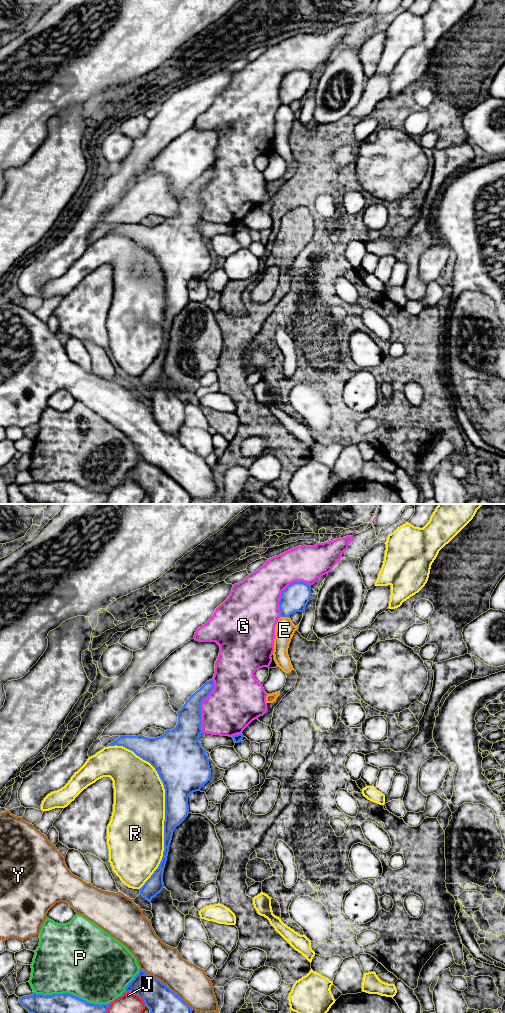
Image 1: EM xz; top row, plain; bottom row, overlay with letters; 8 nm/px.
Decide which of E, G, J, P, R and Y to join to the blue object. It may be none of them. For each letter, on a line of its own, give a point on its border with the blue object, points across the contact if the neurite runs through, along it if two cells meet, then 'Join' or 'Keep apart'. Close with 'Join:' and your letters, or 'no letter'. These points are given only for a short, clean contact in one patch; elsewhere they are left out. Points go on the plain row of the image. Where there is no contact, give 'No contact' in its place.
E: Touches blue at xz (285, 104). Keep apart
G: Touches blue at xz (283, 78). Keep apart
J: Touches blue at xz (132, 480). Keep apart
P: Touches blue at xz (72, 482). Keep apart
R: Touches blue at xz (165, 294). Keep apart
Y: Touches blue at xz (166, 474). Keep apart
Join: no letter

